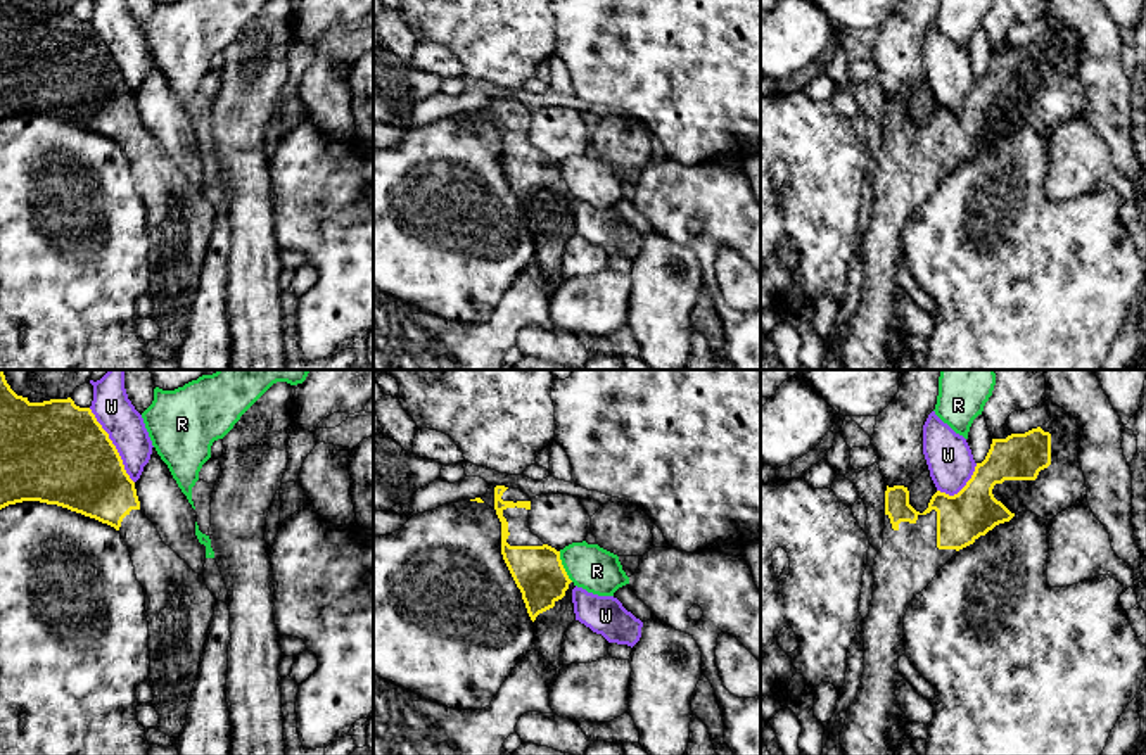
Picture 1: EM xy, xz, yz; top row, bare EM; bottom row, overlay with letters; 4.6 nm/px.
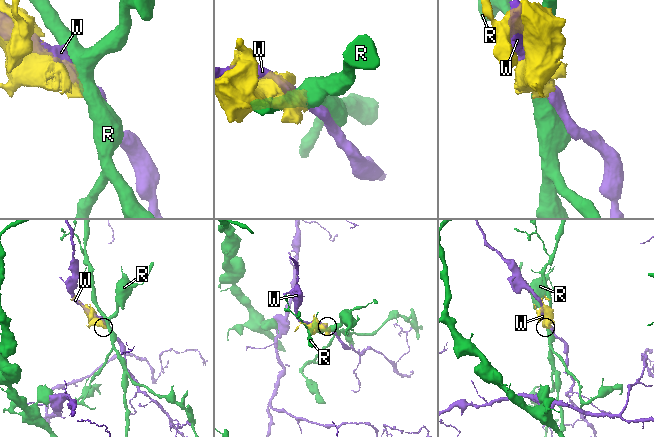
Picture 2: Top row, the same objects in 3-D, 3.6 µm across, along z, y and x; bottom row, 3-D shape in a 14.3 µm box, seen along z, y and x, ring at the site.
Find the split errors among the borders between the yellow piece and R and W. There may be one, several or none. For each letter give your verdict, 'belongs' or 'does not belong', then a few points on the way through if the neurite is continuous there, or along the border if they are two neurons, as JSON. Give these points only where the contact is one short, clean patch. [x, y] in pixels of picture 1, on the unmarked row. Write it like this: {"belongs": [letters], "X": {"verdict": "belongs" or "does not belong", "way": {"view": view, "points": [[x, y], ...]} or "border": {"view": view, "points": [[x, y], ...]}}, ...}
{"belongs": [], "R": {"verdict": "does not belong", "border": {"view": "xz", "points": [[559, 164], [560, 177], [572, 194]]}}, "W": {"verdict": "does not belong"}}

